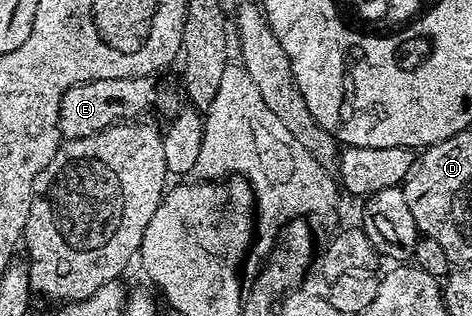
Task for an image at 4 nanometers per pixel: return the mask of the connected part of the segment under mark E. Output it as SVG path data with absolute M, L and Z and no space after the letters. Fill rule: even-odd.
M156 75L139 78L103 78L71 86L63 94L59 102L59 118L57 125L65 140L87 138L91 134L99 134L113 124L141 118L148 108L158 108L161 112L174 111L177 96L165 84L157 81Z

